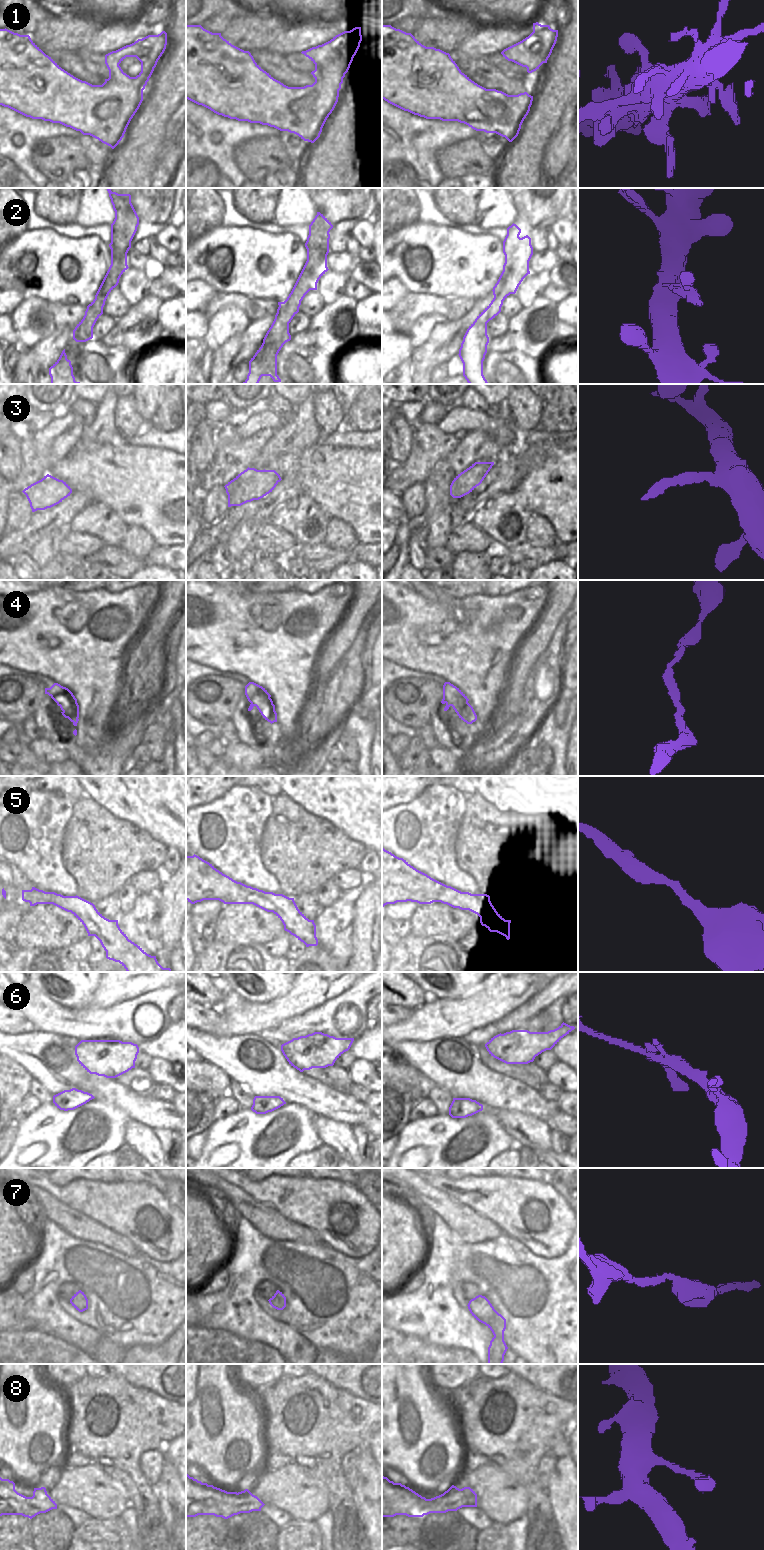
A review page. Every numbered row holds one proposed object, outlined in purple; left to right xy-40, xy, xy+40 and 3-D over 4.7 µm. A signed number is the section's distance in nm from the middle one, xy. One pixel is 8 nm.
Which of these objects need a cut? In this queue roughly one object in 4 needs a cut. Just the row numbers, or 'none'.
8.

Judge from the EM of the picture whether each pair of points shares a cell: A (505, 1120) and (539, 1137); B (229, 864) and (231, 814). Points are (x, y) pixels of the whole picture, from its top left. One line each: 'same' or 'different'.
A: same
B: same

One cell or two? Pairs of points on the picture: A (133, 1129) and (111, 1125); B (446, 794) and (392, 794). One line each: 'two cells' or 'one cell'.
A: two cells
B: two cells

